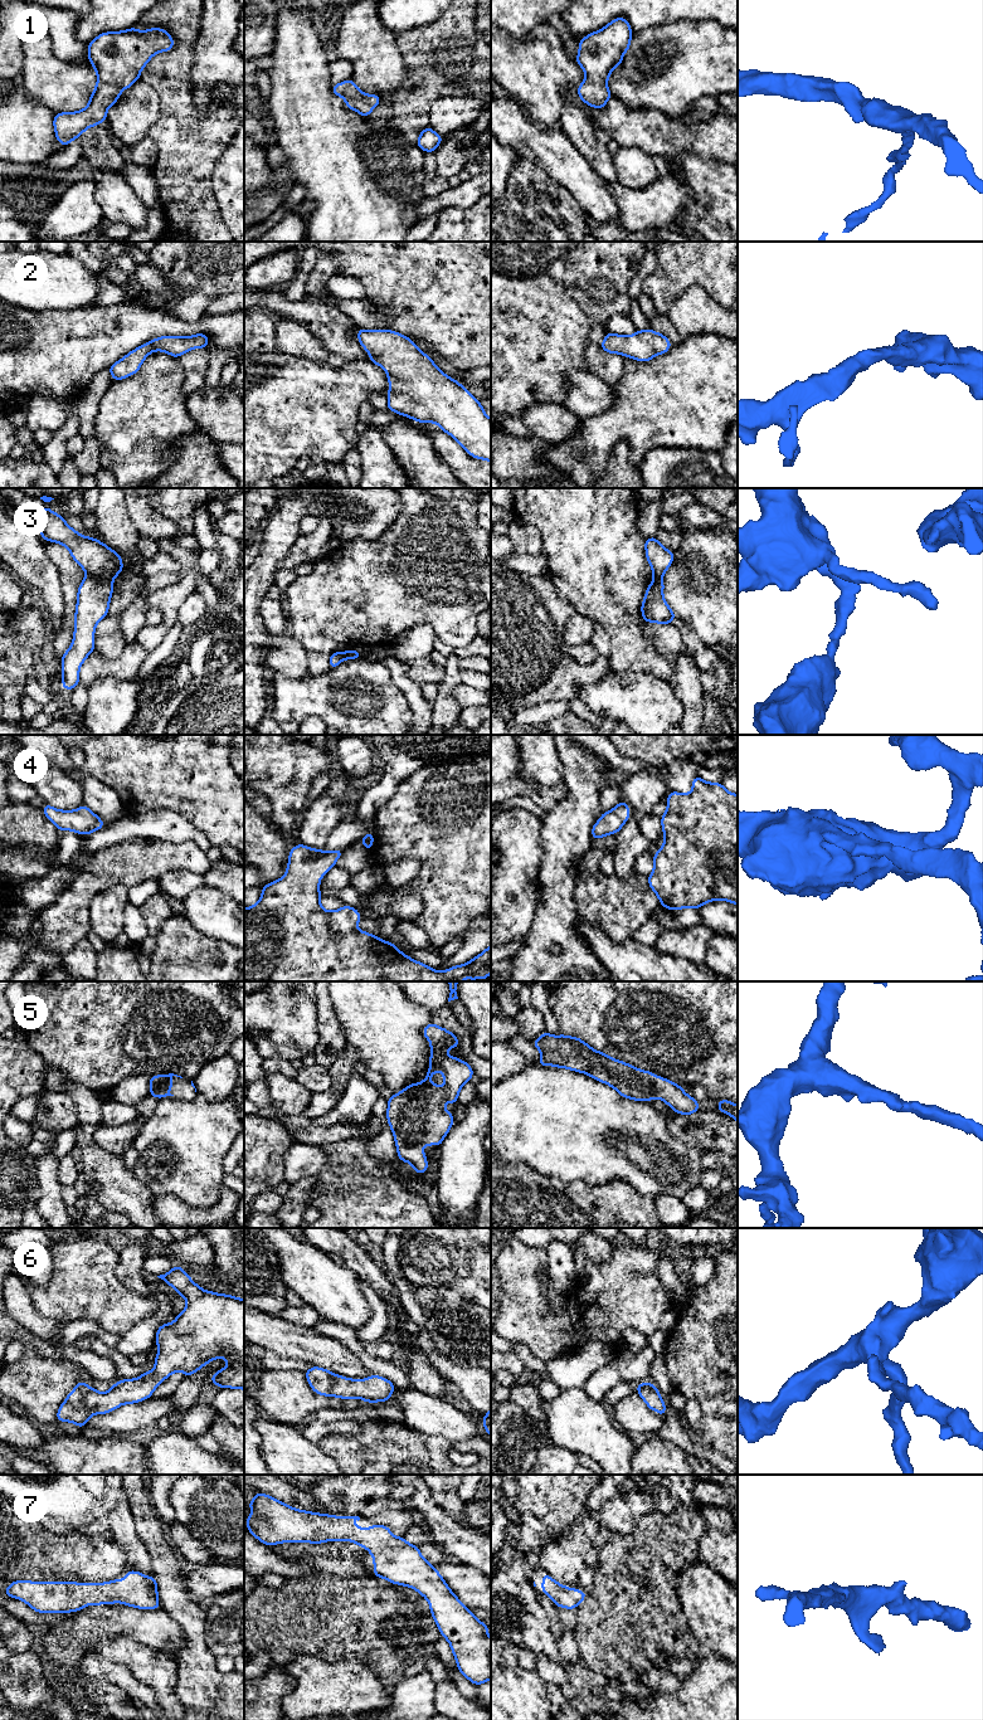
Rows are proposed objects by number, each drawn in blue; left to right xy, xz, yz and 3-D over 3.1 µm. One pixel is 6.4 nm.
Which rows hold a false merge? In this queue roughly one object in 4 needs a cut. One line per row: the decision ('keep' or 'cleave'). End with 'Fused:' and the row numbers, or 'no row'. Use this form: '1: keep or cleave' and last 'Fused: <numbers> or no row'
1: keep
2: keep
3: cleave
4: keep
5: keep
6: keep
7: keep
Fused: 3

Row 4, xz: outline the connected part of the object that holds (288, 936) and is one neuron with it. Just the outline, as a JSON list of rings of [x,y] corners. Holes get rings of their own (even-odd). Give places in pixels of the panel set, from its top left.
[[[297,844],[288,852],[286,874],[263,886],[259,901],[244,908],[244,981],[488,979],[491,944],[471,961],[437,971],[359,930],[356,908],[323,910],[320,880],[342,852]]]

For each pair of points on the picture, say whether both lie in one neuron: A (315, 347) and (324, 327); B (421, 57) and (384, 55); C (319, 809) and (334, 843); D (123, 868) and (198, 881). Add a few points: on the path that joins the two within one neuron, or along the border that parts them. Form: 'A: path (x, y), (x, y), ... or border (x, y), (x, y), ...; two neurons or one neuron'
A: border (295, 321), (302, 322), (330, 354); two neurons
B: border (394, 35), (404, 64), (404, 77), (399, 86); two neurons
C: border (350, 814), (332, 831), (327, 842), (321, 848); two neurons
D: border (190, 870), (169, 870), (155, 877); two neurons

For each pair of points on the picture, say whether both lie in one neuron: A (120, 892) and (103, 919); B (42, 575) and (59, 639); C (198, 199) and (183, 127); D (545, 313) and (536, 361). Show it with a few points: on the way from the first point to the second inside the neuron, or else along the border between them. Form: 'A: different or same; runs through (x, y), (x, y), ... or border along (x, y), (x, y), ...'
A: same; runs through (115, 899), (106, 912)
B: different; border along (64, 600), (62, 624), (52, 634)
C: same; runs through (185, 181), (185, 145)
D: same; runs through (536, 325), (536, 350)

